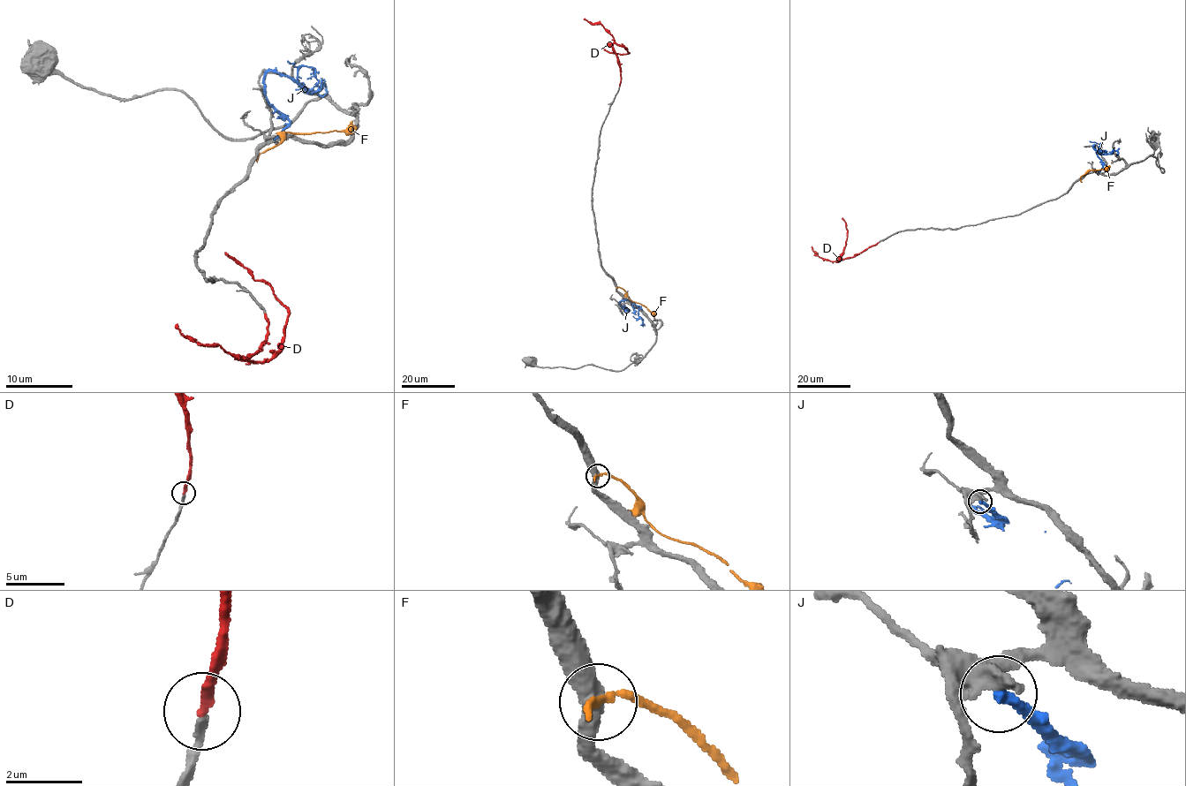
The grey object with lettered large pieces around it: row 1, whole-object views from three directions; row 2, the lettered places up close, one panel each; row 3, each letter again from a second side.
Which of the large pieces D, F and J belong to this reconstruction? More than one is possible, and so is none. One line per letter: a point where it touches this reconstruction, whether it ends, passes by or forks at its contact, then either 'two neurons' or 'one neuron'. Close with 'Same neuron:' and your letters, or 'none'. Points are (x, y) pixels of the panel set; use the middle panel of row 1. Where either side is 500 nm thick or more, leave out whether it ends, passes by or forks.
D: (619, 86) | it ends | one neuron
F: (617, 287) | it ends | two neurons
J: (623, 306) | it ends | two neurons
Same neuron: D

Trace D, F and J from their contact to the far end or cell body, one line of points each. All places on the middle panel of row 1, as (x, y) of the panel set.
D: (619, 86), (621, 69), (614, 44), (621, 45), (629, 52), (616, 54), (603, 49)
F: (616, 288), (621, 288), (633, 301), (645, 306), (654, 316)
J: (623, 306), (630, 310), (620, 304), (622, 300), (630, 300), (643, 321), (644, 325), (640, 325)

